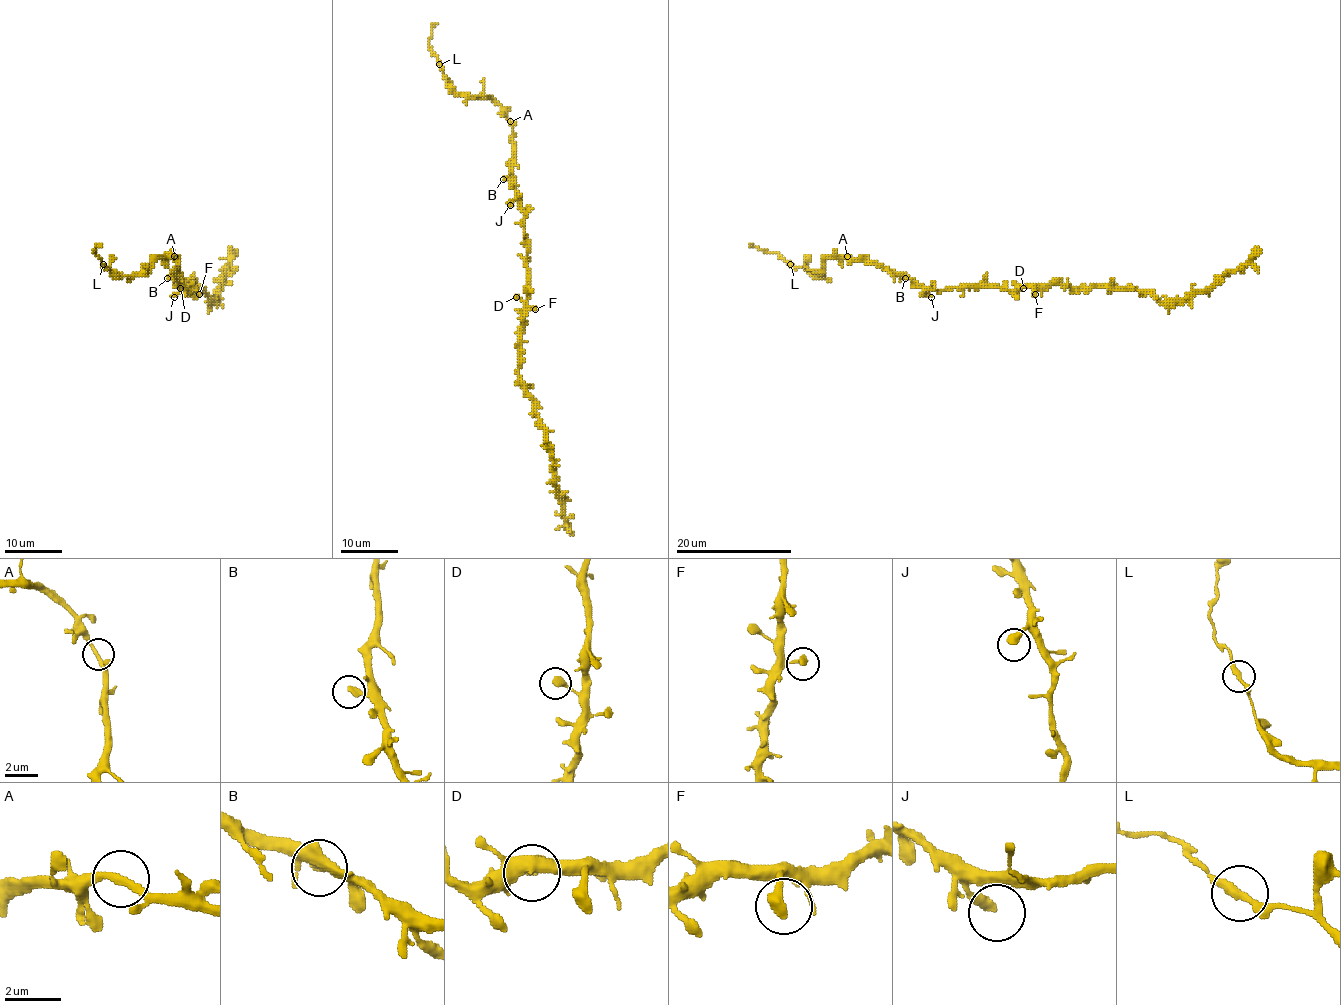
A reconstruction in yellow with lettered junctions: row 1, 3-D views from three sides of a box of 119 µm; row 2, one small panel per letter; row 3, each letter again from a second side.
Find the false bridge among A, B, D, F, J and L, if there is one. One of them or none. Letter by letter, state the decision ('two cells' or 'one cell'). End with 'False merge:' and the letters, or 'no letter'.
A: one cell
B: one cell
D: one cell
F: one cell
J: one cell
L: one cell
False merge: no letter

